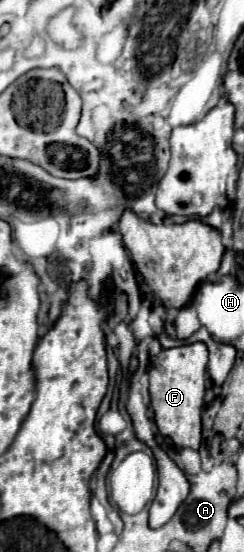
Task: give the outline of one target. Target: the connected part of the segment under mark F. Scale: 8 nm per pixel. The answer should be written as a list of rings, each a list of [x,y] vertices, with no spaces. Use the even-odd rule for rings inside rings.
[[[204,342],[184,344],[176,348],[162,348],[158,354],[158,366],[148,368],[150,376],[150,404],[158,430],[168,436],[180,448],[198,450],[202,444],[200,416],[205,406],[208,350]]]

